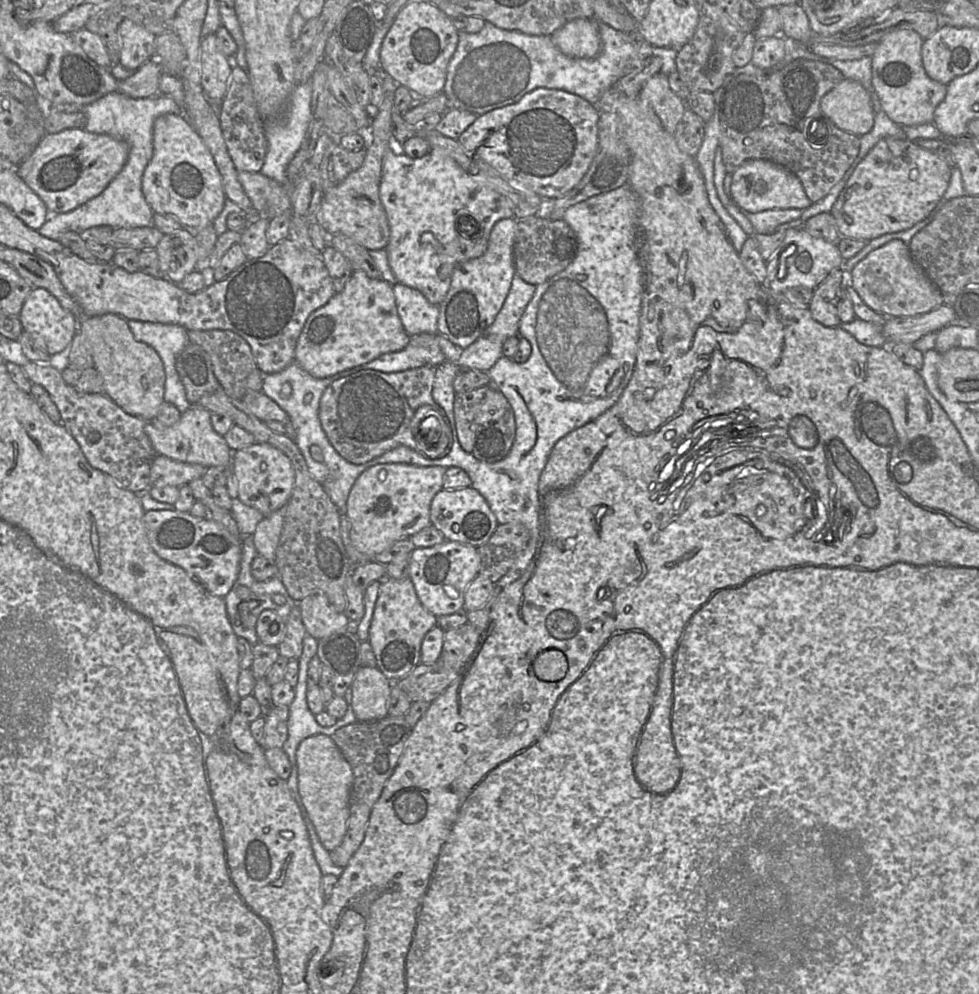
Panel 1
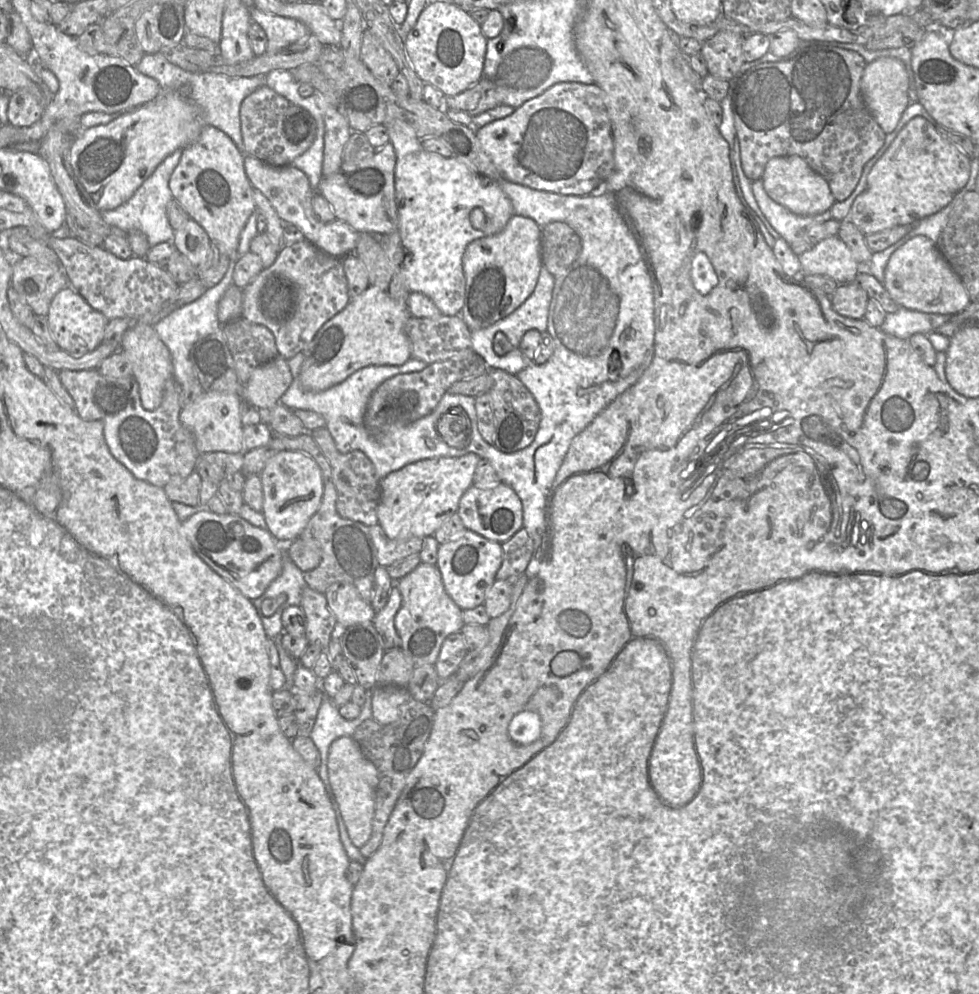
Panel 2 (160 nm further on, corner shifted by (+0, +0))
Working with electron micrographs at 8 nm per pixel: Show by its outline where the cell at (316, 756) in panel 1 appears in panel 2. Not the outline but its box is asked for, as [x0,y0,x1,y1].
[327,737,379,847]

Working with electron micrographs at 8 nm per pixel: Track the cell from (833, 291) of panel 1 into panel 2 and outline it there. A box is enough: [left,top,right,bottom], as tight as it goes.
[830,283,869,319]

